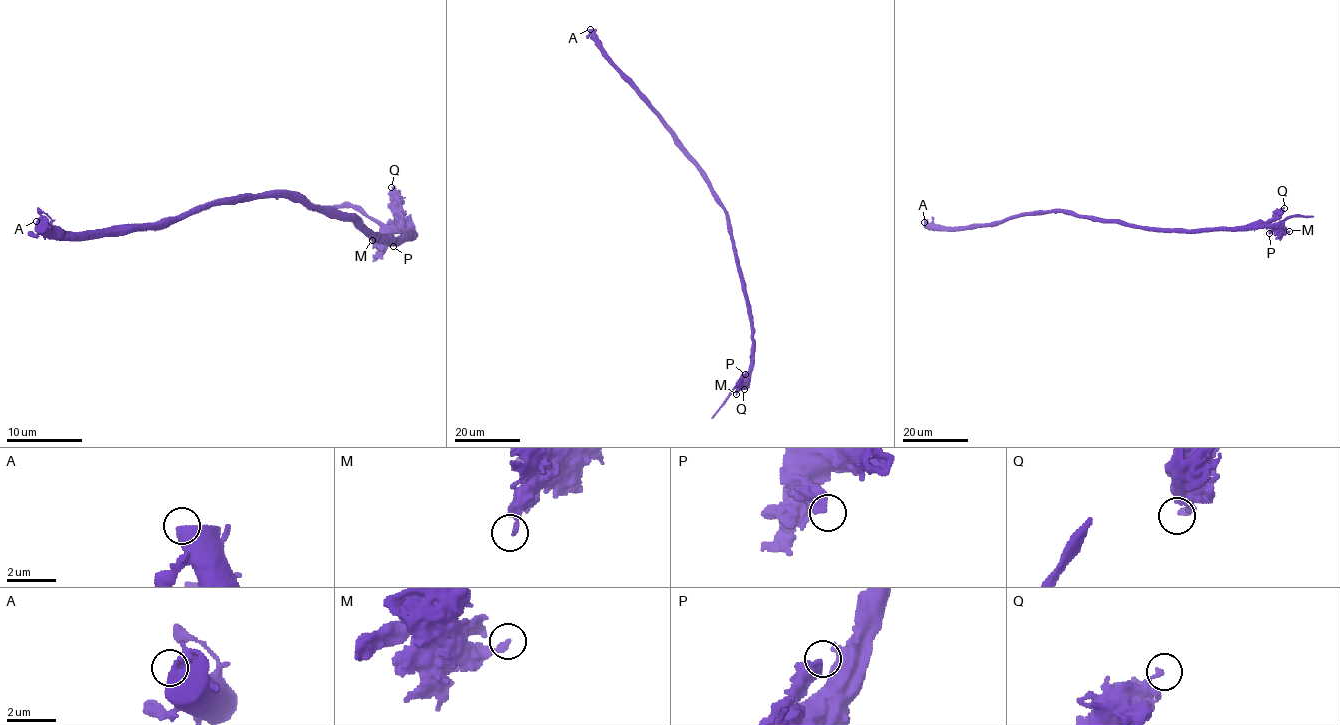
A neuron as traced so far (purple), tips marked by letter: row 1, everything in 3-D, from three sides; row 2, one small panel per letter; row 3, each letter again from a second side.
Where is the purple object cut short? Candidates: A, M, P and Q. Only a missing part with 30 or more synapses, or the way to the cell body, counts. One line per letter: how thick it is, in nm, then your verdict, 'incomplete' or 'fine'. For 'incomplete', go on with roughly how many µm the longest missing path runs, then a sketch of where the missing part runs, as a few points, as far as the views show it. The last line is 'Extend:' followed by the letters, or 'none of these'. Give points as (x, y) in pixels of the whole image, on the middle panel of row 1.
A: calibre 480 nm; fine
M: calibre 200 nm; fine
P: calibre 440 nm; fine
Q: calibre 170 nm; fine
Extend: none of these

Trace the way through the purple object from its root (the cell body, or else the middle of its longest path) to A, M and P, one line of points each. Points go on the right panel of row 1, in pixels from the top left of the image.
A: (1103, 222), (1067, 212), (1032, 212), (970, 227), (934, 227), (924, 222)
M: (1103, 222), (1161, 230), (1281, 227), (1289, 231)
P: (1103, 222), (1161, 230), (1274, 227), (1269, 233)

